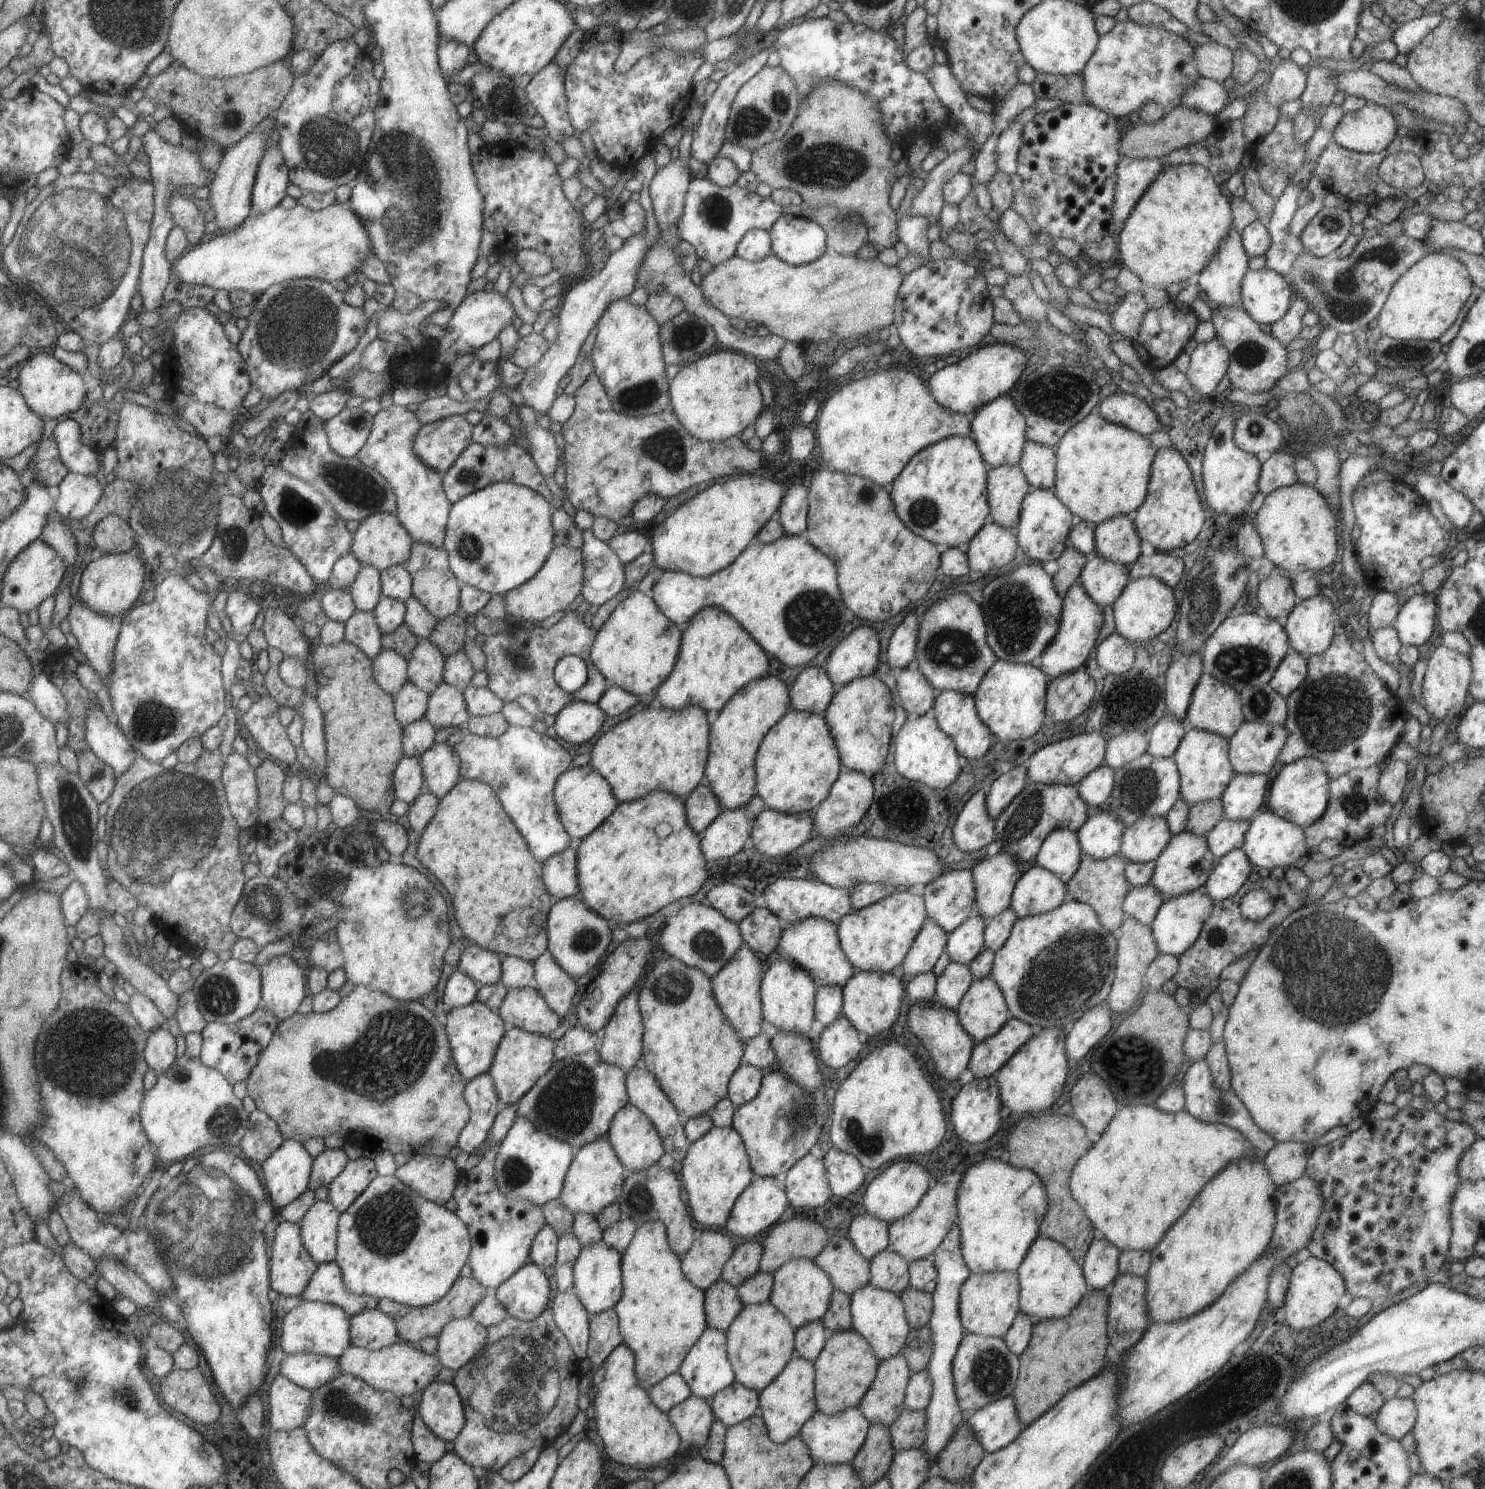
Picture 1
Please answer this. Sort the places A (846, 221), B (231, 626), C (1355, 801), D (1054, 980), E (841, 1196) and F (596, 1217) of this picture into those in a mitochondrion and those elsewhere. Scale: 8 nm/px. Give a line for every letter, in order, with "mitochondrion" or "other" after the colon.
A: mitochondrion
B: other
C: mitochondrion
D: mitochondrion
E: other
F: other

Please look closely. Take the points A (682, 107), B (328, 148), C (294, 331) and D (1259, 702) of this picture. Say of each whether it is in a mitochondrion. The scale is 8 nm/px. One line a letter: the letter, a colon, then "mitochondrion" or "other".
A: other
B: mitochondrion
C: mitochondrion
D: mitochondrion

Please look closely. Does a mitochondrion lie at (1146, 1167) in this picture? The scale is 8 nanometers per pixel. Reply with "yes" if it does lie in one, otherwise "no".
no

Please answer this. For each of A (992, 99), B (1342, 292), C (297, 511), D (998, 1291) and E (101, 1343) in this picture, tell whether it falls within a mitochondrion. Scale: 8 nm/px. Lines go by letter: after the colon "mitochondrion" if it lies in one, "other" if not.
A: other
B: mitochondrion
C: mitochondrion
D: other
E: other

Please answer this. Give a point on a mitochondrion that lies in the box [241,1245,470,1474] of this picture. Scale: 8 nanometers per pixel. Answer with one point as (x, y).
(339, 1405)

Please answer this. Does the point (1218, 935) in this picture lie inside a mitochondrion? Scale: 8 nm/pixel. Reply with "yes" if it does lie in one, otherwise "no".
yes

